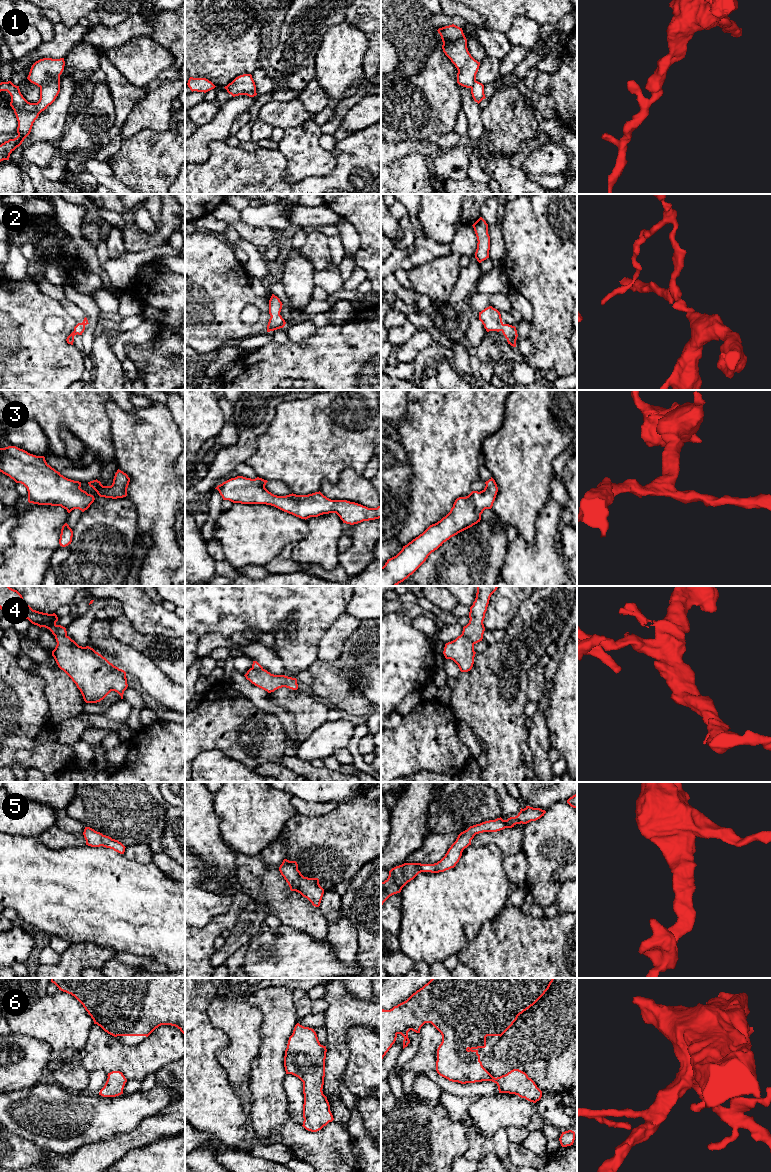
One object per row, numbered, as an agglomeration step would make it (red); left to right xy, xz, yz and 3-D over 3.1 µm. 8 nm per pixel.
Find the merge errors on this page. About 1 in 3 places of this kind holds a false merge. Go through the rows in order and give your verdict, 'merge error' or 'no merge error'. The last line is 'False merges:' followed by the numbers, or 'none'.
1: merge error
2: no merge error
3: no merge error
4: no merge error
5: no merge error
6: no merge error
False merges: 1

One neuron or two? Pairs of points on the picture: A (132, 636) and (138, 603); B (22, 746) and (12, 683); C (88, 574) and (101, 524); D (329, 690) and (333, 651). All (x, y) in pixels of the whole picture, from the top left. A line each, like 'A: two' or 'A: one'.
A: two
B: one
C: one
D: two

